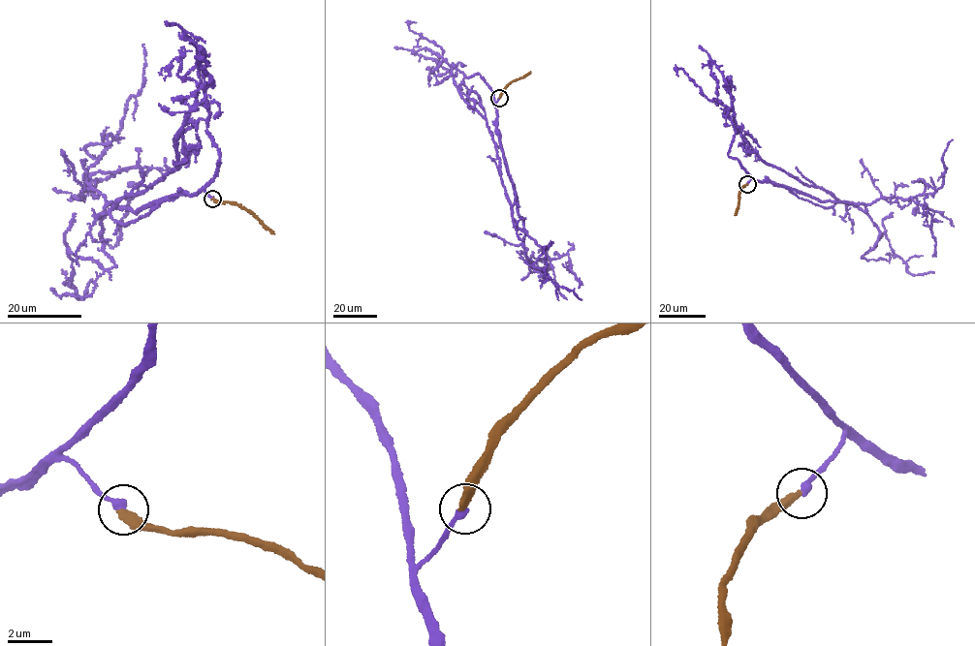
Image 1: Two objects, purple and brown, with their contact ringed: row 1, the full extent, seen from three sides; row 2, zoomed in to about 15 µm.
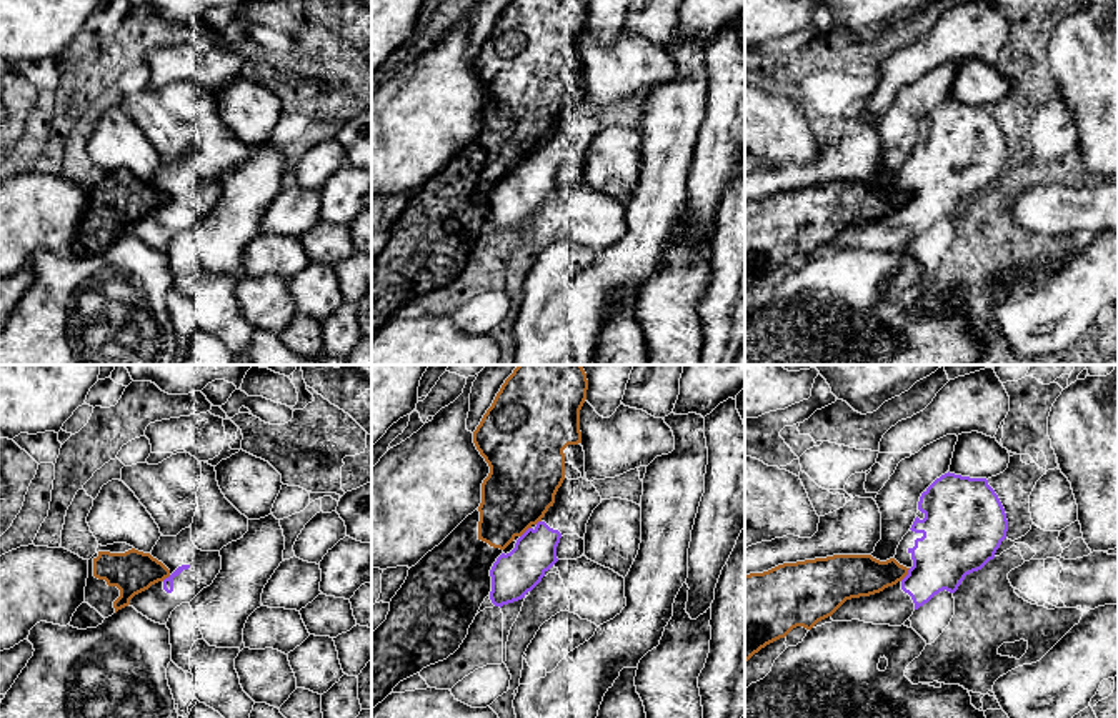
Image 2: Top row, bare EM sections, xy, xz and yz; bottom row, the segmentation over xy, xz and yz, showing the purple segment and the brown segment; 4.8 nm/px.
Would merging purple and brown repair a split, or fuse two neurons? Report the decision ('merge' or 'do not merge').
do not merge

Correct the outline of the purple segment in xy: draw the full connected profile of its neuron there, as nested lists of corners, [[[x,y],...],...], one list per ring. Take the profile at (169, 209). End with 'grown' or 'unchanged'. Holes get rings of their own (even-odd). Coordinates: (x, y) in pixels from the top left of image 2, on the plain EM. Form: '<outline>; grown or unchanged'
[[[190,153],[177,163],[162,162],[150,182],[170,197],[170,203],[135,222],[130,233],[160,252],[167,252],[177,233],[210,213],[222,197],[220,178],[198,177]]]; grown

